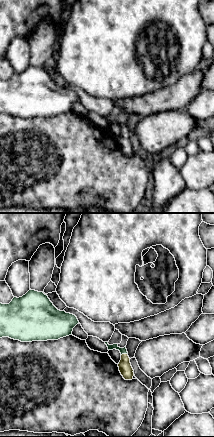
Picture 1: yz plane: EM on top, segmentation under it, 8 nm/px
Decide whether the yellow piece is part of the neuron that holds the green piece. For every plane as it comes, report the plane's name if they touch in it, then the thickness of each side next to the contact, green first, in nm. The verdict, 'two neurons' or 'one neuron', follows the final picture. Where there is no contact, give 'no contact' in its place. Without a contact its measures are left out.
yz | 50/110 nm

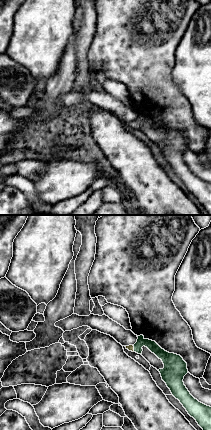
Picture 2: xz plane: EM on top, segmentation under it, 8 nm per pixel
xz | 80/50 nm

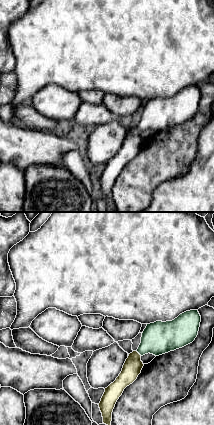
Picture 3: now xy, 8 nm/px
xy | 260/150 nm

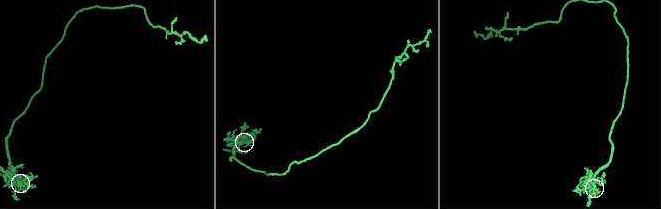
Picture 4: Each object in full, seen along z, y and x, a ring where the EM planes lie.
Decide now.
one neuron

